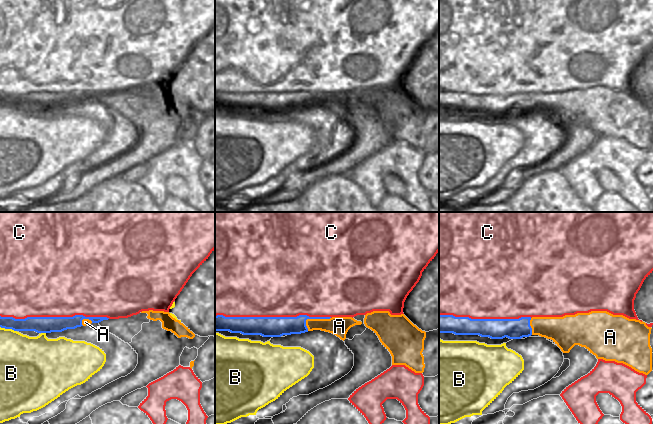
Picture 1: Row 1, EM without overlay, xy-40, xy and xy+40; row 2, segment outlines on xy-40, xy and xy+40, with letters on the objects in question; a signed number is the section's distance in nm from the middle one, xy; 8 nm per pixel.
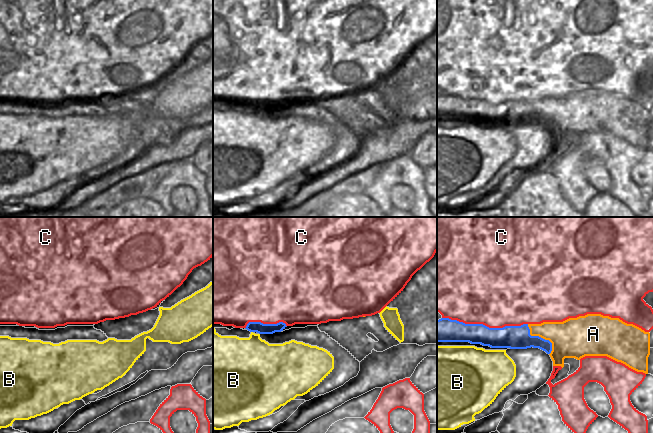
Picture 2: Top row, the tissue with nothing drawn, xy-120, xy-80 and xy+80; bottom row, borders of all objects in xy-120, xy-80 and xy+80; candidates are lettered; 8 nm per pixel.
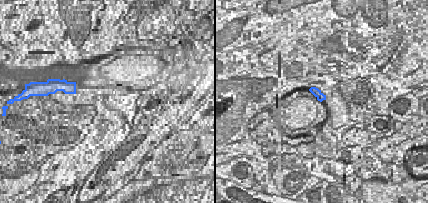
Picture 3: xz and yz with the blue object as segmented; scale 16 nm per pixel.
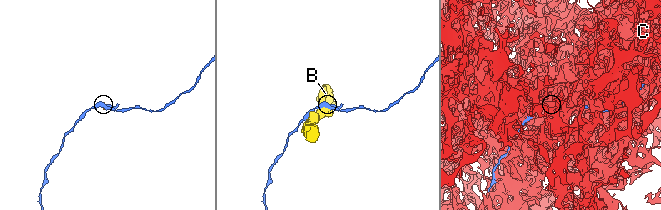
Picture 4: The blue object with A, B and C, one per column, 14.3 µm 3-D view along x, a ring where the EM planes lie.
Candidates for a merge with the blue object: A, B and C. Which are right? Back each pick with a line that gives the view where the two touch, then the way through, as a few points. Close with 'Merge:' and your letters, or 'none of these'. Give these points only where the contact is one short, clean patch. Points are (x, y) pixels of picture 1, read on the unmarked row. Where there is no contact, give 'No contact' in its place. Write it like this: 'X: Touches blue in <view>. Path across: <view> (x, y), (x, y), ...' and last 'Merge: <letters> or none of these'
A: Touches blue in xy. Path across: xy (283, 101), (298, 101), (313, 94), (318, 99), (339, 102)
Merge: A.

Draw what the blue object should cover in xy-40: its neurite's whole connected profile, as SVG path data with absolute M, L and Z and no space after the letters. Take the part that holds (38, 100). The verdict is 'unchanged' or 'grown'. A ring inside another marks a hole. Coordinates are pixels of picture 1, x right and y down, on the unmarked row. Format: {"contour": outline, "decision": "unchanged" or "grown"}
{"contour": "M75 91L73 93L27 93L15 95L13 93L1 93L0 103L14 107L35 107L37 109L62 108L67 105L86 102L91 99L99 99L108 96L107 93L85 93Z", "decision": "grown"}

